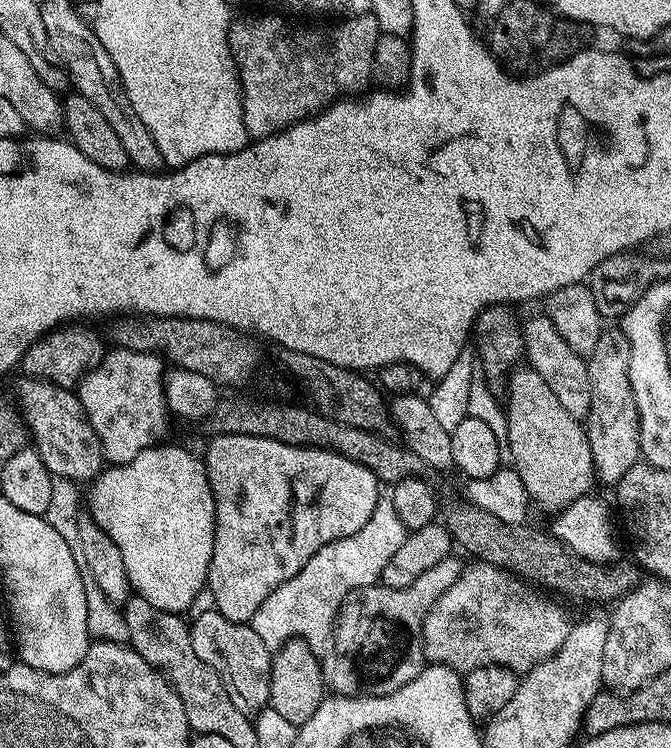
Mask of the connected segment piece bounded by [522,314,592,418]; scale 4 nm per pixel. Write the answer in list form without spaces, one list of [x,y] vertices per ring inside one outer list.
[[[547,314],[532,316],[528,321],[525,319],[522,331],[524,353],[530,367],[538,374],[542,374],[542,378],[546,378],[546,386],[550,386],[550,390],[554,390],[558,402],[562,402],[562,406],[566,410],[570,410],[570,414],[574,414],[577,418],[587,417],[592,405],[592,383],[588,377],[588,365],[585,357],[581,353],[575,352],[566,342],[566,338],[562,338],[562,334],[558,334],[554,322]]]

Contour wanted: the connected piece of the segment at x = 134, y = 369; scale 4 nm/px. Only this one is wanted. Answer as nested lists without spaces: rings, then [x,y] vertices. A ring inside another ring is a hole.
[[[113,347],[105,351],[104,357],[94,368],[88,369],[78,381],[78,395],[84,413],[88,415],[94,434],[100,439],[100,449],[104,452],[105,461],[109,465],[125,464],[134,458],[144,448],[155,448],[165,439],[168,432],[168,402],[164,397],[164,381],[166,379],[166,364],[157,353],[131,352],[129,348]]]

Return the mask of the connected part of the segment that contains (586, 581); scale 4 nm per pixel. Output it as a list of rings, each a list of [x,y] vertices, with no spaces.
[[[454,498],[444,501],[440,506],[442,523],[452,535],[453,541],[460,545],[477,561],[498,565],[520,576],[525,581],[539,587],[556,590],[566,596],[588,602],[615,602],[621,596],[641,583],[642,572],[635,563],[606,564],[591,563],[583,557],[575,555],[549,531],[530,526],[529,523],[504,523],[494,514],[474,506],[467,500]]]

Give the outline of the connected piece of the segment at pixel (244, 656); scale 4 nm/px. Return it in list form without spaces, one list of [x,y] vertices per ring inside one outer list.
[[[212,611],[210,613],[202,614],[201,617],[193,619],[190,624],[190,631],[192,633],[192,645],[194,646],[194,654],[205,657],[209,664],[212,665],[213,670],[220,675],[220,679],[224,681],[229,692],[232,693],[237,704],[243,706],[248,710],[259,710],[268,704],[270,698],[270,674],[272,673],[272,658],[274,655],[273,649],[266,646],[266,642],[262,642],[262,638],[258,638],[258,634],[254,634],[251,623],[235,624],[227,620],[221,612]]]

